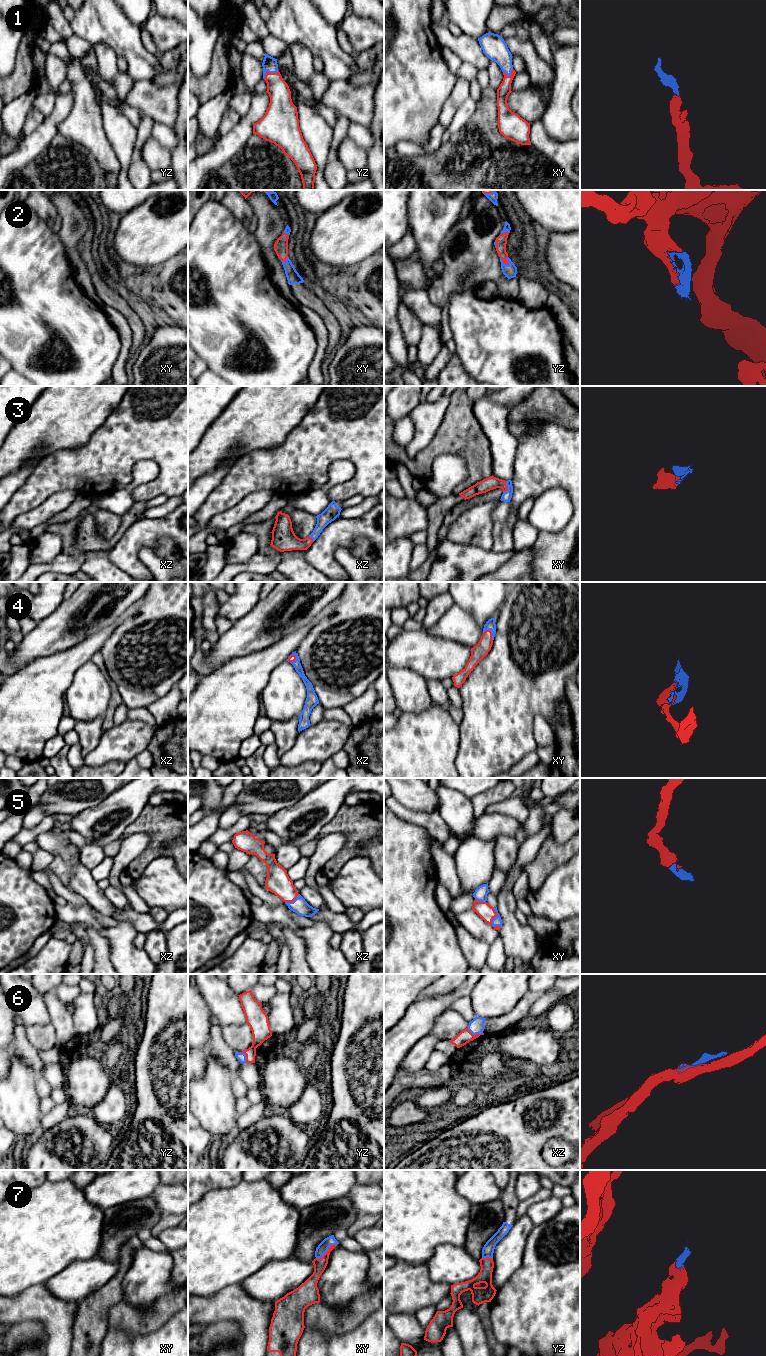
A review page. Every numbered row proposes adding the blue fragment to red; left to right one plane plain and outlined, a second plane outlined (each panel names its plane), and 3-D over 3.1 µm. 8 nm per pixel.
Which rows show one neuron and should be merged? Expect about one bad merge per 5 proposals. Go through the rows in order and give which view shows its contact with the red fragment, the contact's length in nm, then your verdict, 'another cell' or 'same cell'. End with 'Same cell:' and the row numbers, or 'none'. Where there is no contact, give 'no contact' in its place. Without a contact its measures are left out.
1: meets red in yz; contact 140 nm long; same cell
2: meets red in yz; contact 100 nm long; same cell
3: meets red in xy; contact 100 nm long; same cell
4: meets red in xy; contact 110 nm long; same cell
5: meets red in xy; contact 170 nm long; same cell
6: meets red in xz; contact 140 nm long; another cell
7: meets red in xy; contact 220 nm long; same cell
Same cell: 1, 2, 3, 4, 5, 7

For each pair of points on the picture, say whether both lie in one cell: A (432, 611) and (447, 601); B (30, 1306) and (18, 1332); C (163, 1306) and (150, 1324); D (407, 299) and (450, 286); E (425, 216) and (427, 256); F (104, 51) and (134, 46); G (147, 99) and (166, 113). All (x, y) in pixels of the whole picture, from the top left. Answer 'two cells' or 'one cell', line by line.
A: one cell
B: two cells
C: one cell
D: two cells
E: one cell
F: two cells
G: one cell

